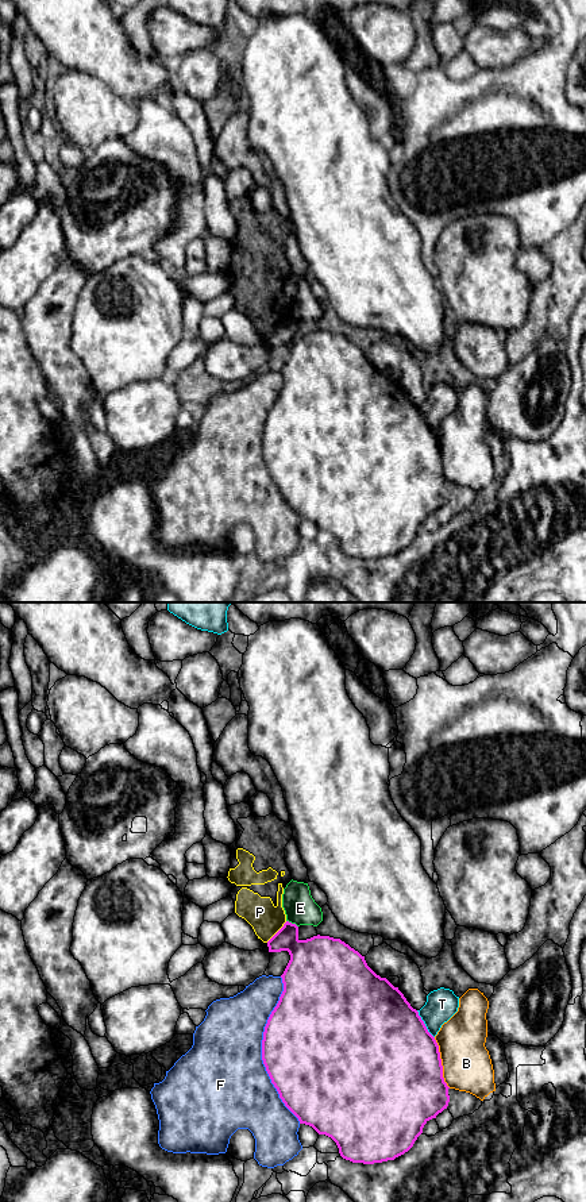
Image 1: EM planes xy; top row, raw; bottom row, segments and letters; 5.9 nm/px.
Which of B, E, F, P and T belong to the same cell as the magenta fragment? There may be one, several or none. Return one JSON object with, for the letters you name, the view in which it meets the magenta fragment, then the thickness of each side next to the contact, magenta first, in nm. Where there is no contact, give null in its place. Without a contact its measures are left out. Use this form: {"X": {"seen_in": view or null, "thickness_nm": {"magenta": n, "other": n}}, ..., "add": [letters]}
{"add": []}

